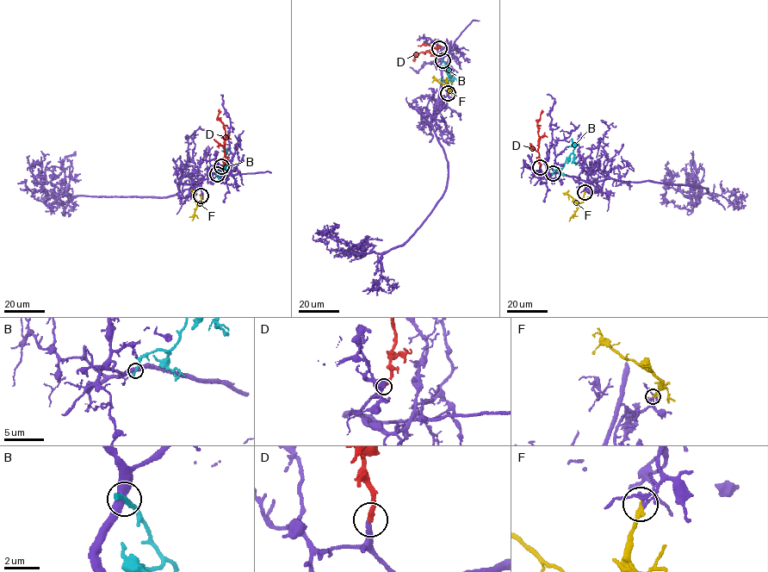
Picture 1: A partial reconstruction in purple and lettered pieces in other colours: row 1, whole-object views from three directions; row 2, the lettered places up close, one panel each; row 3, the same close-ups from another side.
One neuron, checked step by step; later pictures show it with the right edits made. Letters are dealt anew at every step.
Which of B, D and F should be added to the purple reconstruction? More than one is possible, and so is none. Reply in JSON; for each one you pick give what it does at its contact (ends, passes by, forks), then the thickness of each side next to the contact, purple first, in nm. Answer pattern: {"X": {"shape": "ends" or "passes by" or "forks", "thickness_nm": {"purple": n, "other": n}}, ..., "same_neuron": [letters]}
{"D": {"shape": "ends", "thickness_nm": {"purple": 320, "other": 280}}, "same_neuron": ["D"]}

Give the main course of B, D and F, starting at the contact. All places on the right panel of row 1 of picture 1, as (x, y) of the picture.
B: (553, 174), (563, 166), (572, 152), (574, 144), (572, 138)
D: (540, 167), (537, 124), (542, 110)
F: (585, 192), (583, 201), (579, 203), (568, 195), (568, 189)

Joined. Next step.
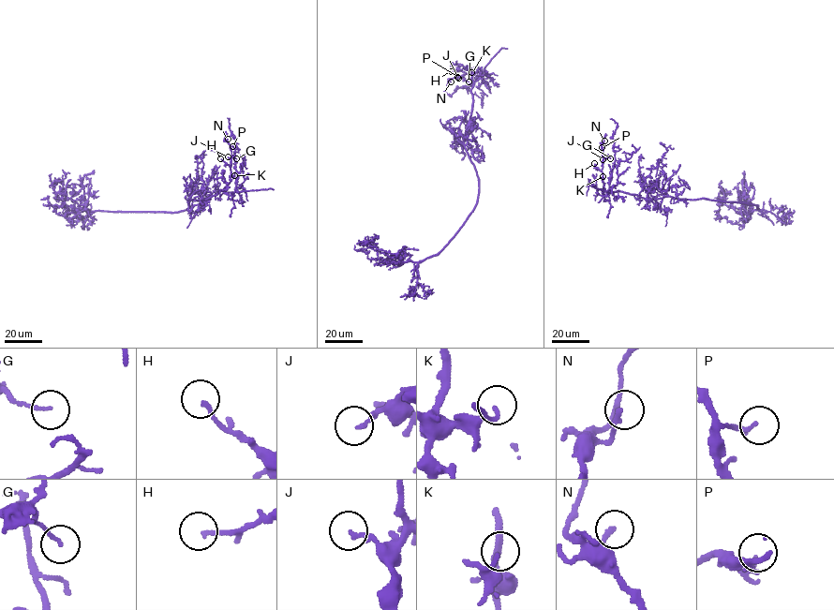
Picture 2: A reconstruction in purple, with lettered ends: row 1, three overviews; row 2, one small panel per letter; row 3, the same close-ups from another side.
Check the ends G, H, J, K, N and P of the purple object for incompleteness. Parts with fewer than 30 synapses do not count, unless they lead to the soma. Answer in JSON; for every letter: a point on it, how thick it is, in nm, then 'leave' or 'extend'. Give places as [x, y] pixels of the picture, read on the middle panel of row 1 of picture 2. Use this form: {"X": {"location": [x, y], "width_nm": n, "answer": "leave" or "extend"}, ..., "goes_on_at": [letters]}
{"G": {"location": [469, 81], "width_nm": 120, "answer": "leave"}, "H": {"location": [451, 71], "width_nm": 150, "answer": "leave"}, "J": {"location": [458, 78], "width_nm": 170, "answer": "leave"}, "K": {"location": [471, 72], "width_nm": 140, "answer": "leave"}, "N": {"location": [451, 81], "width_nm": 160, "answer": "leave"}, "P": {"location": [457, 77], "width_nm": 90, "answer": "leave"}, "goes_on_at": []}

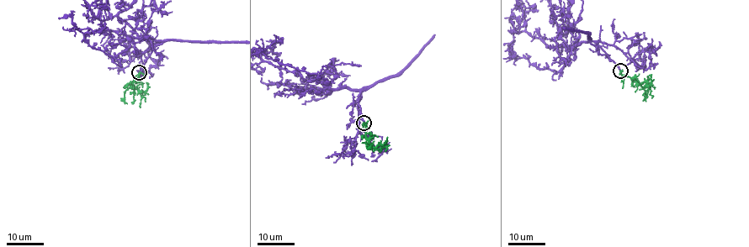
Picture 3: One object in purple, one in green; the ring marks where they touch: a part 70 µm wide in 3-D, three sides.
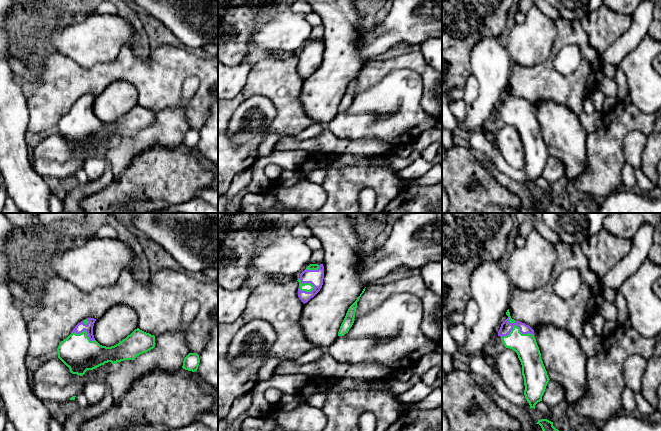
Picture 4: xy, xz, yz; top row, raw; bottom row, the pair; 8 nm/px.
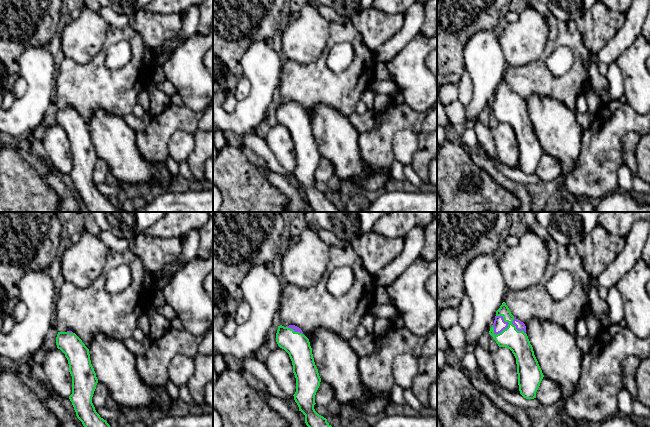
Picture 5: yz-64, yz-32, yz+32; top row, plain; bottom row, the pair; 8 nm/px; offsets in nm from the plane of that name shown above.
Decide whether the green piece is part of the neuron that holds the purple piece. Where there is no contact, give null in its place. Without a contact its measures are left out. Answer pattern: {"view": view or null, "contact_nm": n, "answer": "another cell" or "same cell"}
{"view": "yz", "contact_nm": 260, "answer": "same cell"}

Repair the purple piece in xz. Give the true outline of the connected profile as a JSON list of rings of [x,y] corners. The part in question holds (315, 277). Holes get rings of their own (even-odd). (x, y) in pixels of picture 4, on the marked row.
[[[310,264],[297,280],[299,282],[298,297],[305,304],[322,288],[324,279],[323,264]]]

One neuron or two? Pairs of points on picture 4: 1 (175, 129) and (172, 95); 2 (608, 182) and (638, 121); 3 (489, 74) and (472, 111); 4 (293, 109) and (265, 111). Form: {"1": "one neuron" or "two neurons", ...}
{"1": "two neurons", "2": "one neuron", "3": "one neuron", "4": "two neurons"}

